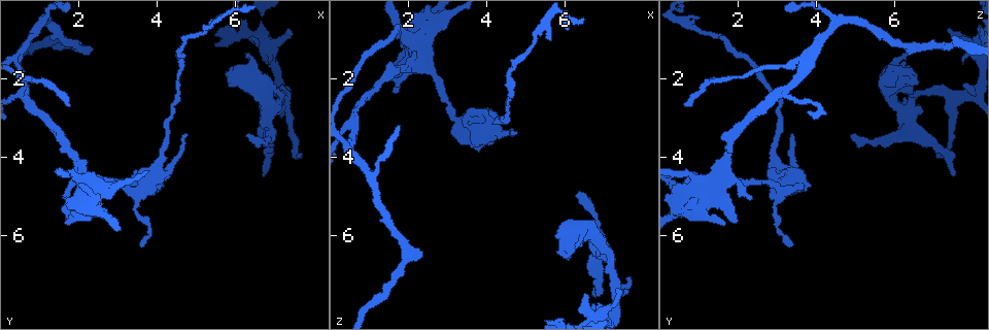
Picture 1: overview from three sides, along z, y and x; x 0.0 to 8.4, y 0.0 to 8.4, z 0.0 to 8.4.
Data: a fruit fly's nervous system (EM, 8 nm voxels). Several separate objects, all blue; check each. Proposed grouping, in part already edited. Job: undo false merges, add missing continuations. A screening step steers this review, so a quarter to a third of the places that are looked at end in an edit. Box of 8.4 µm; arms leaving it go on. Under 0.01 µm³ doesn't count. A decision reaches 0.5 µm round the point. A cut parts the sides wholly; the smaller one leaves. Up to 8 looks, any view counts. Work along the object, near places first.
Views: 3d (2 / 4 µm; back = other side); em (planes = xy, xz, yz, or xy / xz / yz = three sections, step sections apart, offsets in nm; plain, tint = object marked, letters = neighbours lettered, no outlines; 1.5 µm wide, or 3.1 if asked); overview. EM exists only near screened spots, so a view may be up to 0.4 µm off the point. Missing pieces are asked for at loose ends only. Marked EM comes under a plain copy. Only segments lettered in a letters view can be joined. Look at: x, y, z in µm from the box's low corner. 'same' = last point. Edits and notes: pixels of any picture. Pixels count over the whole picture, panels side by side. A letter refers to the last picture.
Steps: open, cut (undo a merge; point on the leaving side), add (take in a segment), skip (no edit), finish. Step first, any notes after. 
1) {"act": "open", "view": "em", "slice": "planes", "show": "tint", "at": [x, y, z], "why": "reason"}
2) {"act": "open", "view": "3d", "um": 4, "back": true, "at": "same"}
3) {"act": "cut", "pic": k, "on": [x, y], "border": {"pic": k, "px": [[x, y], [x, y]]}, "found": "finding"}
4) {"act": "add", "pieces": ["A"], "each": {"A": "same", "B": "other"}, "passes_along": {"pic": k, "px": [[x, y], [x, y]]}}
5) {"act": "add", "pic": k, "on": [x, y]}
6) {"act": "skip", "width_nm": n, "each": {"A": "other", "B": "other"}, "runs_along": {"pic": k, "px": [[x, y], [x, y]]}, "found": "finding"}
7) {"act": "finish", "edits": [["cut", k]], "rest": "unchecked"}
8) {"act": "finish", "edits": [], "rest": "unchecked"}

{"act": "open", "view": "em", "slice": "planes", "show": "letters", "at": [4.70, 3.35, 3.35], "why": "free end"}

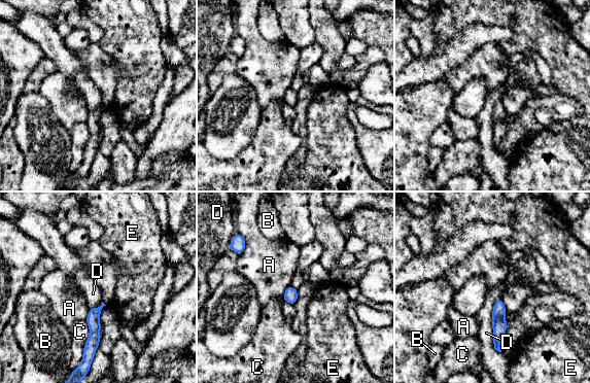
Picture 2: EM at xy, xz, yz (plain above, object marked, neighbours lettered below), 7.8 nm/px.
{"act": "skip", "each": {"A": "other", "B": "other", "C": "other", "D": "other", "E": "other"}, "border": {"pic": 2, "px": [[500, 297], [492, 311], [492, 343]]}, "found": "no lettered segment goes on from it"}

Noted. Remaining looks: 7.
{"act": "open", "view": "3d", "um": 4, "at": [3.60, 6.20, 3.45], "why": "branch stops here"}

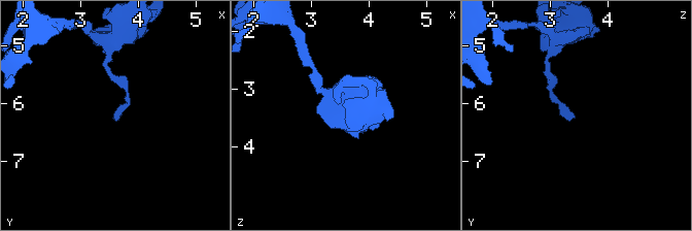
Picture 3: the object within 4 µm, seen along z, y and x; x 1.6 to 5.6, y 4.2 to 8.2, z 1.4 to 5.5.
{"act": "open", "view": "em", "slice": "planes", "show": "letters", "at": [3.65, 6.30, 3.40], "why": "now the EM"}

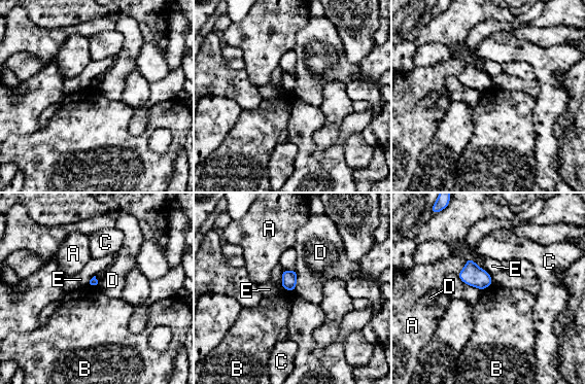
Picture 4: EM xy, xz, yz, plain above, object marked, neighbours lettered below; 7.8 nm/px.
{"act": "skip", "each": {"A": "other", "B": "other", "C": "other", "D": "other", "E": "other"}, "border": {"pic": 4, "px": [[282, 286], [294, 291]]}, "found": "no lettered segment goes on from it"}

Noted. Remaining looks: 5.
{"act": "open", "view": "em", "slice": "planes", "show": "letters", "at": [0.60, 2.45, 3.05], "why": "two arms in line, one across"}

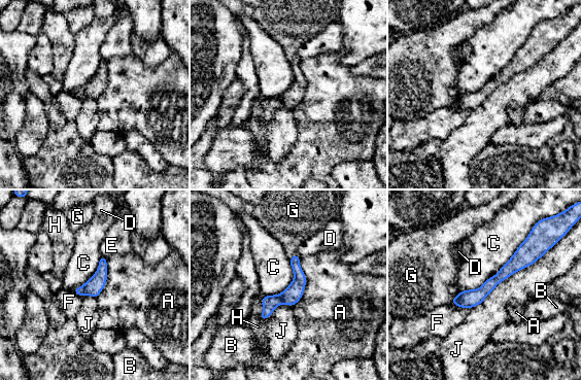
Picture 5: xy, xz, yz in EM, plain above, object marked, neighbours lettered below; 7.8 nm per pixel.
{"act": "skip", "width_nm": 140, "longest_contact_nm": ["C", 800], "each": {"A": "other", "B": "other", "C": "other", "D": "other", "E": "other", "F": "other", "G": "other", "H": "other", "J": "other"}, "found": "all the same cell"}

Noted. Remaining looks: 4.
{"act": "finish", "edits": [], "rest": "unchecked"}

